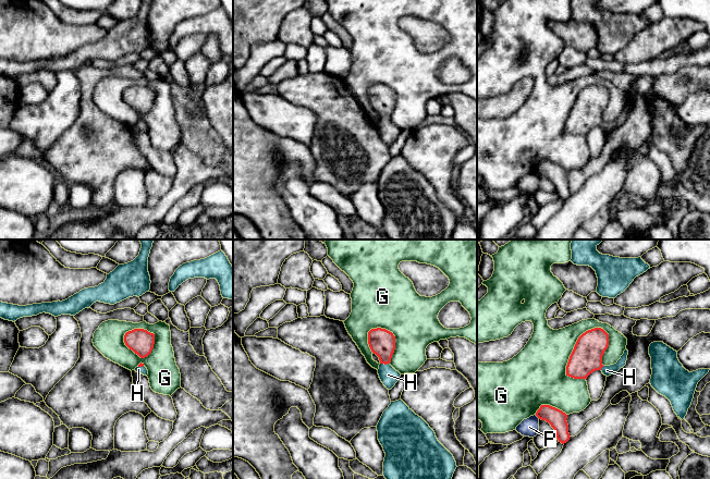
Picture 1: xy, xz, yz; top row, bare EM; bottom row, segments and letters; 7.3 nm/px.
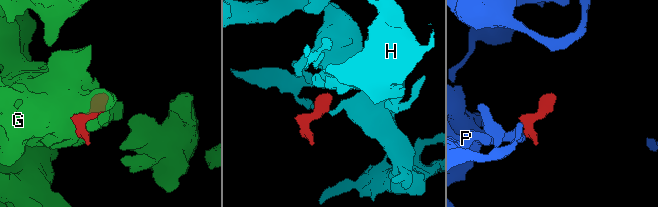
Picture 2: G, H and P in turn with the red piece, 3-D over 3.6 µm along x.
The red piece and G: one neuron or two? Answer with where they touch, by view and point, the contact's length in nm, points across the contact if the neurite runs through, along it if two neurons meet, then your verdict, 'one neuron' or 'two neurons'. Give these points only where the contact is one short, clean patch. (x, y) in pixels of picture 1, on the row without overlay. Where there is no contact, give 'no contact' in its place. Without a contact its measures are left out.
contact yz (575, 101); length 440 nm; two neurons

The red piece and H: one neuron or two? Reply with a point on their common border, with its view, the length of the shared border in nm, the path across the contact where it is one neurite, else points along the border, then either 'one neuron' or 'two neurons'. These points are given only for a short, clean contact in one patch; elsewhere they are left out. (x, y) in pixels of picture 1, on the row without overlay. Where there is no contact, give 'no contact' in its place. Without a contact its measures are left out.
contact xz (384, 120); length 70 nm; way xz (381, 98), (384, 106), (384, 120), (388, 131); one neuron

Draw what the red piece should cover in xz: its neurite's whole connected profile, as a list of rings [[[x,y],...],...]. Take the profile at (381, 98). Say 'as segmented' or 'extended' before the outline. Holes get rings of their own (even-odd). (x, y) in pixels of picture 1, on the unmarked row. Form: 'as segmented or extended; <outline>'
extended; [[[377,84],[368,88],[368,100],[374,110],[379,113],[378,131],[383,142],[391,146],[399,137],[401,130],[391,121],[391,114],[395,106],[395,93],[392,88]]]

